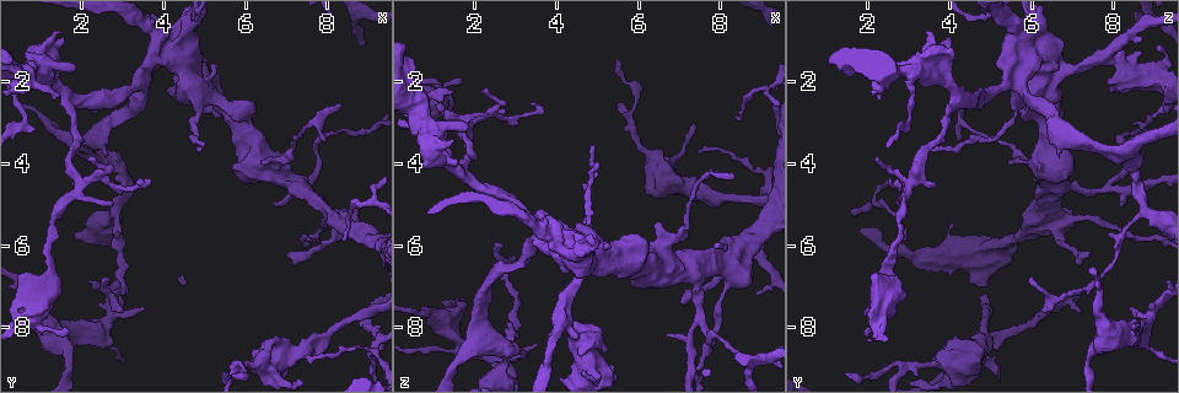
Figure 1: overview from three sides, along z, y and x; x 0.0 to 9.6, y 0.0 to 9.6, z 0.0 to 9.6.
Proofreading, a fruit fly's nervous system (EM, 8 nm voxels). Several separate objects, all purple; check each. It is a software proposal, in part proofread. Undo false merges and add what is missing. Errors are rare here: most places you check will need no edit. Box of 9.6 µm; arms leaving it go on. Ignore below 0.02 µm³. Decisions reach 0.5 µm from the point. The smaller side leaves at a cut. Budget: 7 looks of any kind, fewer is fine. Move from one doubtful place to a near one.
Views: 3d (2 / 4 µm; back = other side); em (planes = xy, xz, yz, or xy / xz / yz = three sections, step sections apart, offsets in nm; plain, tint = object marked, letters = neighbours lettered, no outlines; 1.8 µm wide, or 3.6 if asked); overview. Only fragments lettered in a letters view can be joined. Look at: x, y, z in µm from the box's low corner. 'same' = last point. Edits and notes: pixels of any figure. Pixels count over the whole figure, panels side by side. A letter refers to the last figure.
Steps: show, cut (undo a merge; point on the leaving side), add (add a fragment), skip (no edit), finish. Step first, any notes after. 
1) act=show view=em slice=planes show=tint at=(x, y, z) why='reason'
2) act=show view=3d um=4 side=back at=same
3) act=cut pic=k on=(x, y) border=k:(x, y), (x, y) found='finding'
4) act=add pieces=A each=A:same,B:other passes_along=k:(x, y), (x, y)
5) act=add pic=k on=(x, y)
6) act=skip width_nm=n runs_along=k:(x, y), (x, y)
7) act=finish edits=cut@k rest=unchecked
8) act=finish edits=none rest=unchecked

act=show view=em um=3.6 slice=planes show=letters at=(1.40, 8.15, 8.10) why='three arms meet'

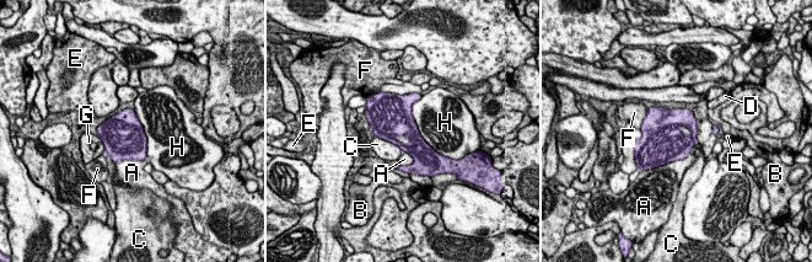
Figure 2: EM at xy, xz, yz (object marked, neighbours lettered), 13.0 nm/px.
act=skip each=A:other,B:other,C:other,D:other,E:other,F:other,G:other,H:other border=2:(420, 95), (413, 119), (440, 154) found='all the same cell'

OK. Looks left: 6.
act=show view=3d um=2 at=(8.20, 5.30, 6.25) why='closes a loop'

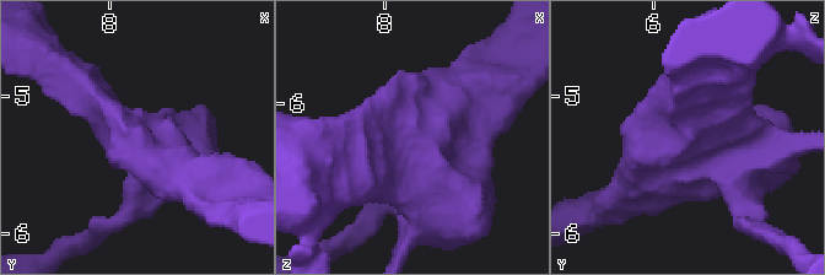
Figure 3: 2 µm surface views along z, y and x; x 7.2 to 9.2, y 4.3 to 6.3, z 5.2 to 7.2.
act=show view=em slice=yz step=4 show=tint at=(8.24, 5.32, 6.16) arms=4 why='now the EM'

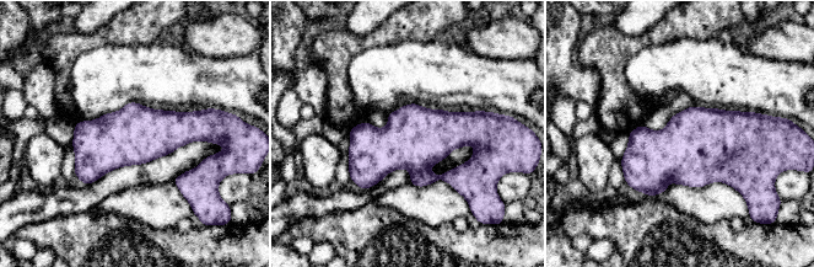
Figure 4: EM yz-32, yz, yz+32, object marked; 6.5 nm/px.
act=show view=em slice=planes show=letters at=same

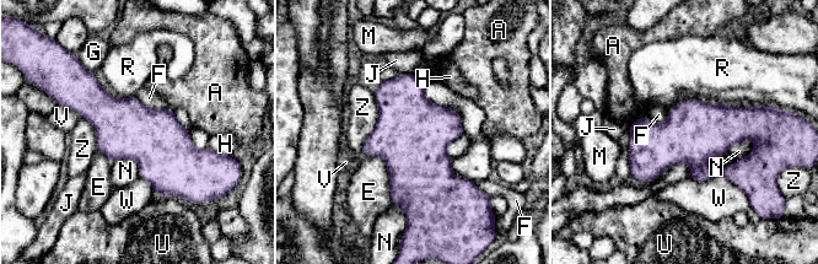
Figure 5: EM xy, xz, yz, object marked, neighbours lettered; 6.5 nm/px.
act=skip each=A:other,E:other,F:other,G:other,H:other,J:other,M:other,N:other,R:other,U:other,V:other,W:other,Z:other border=5:(694, 97), (665, 122), (647, 116) found='one cell here'

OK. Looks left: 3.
act=show view=3d um=2 side=back at=(5.75, 8.95, 2.85) why='thick turns thin'

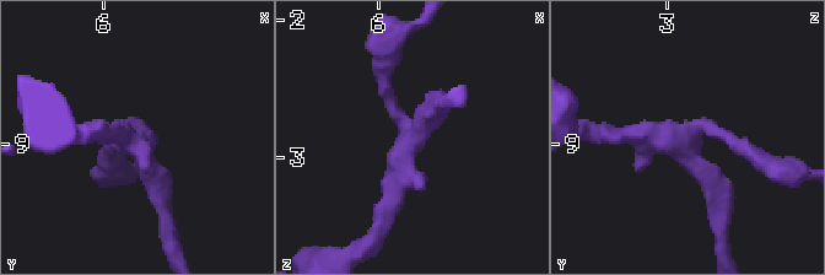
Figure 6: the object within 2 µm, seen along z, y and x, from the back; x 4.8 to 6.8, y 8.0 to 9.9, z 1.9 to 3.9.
act=show view=em slice=planes show=letters at=(5.72, 8.94, 2.86)

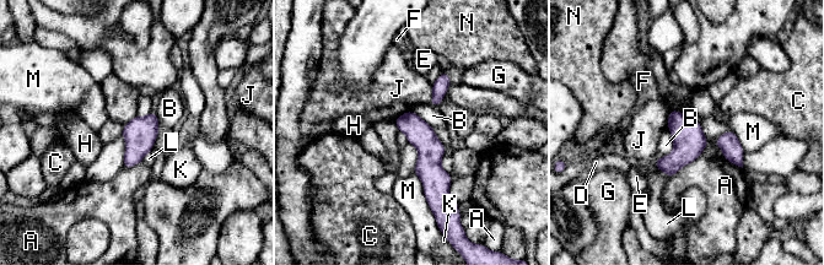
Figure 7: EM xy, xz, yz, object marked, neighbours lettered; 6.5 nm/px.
act=skip width_nm=170 each=A:other,B:other,C:other,D:other,E:other,F:other,G:other,H:other,J:other,K:other,L:other,M:other,N:other border=7:(668, 128), (673, 149), (658, 158) found='one cell here'

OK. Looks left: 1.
act=finish edits=none rest=unchecked

